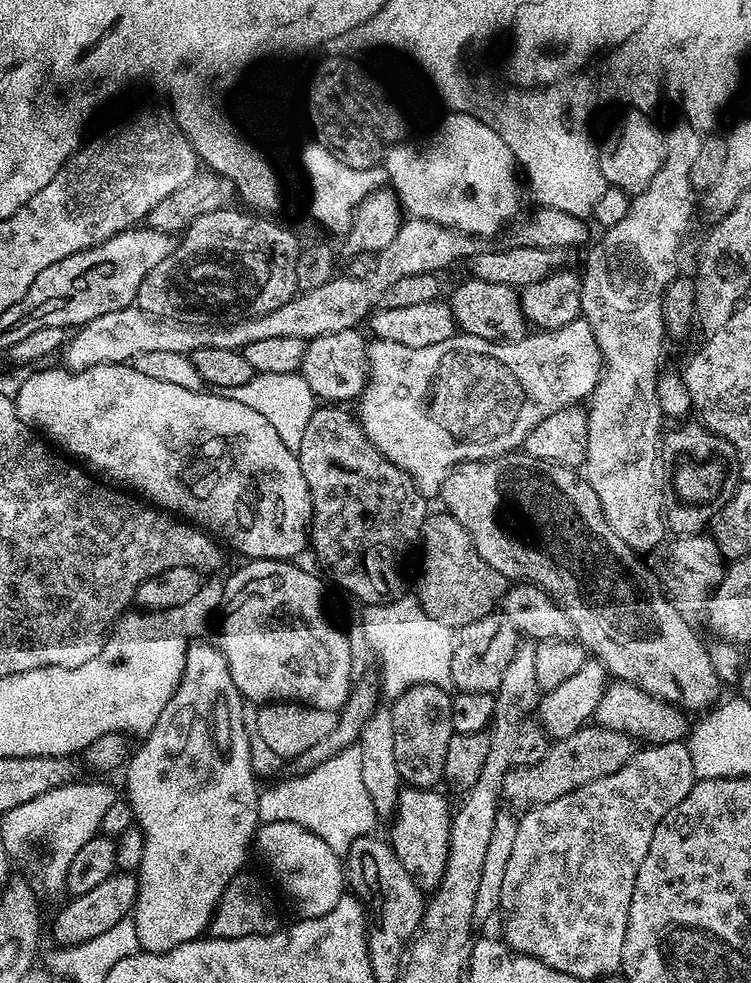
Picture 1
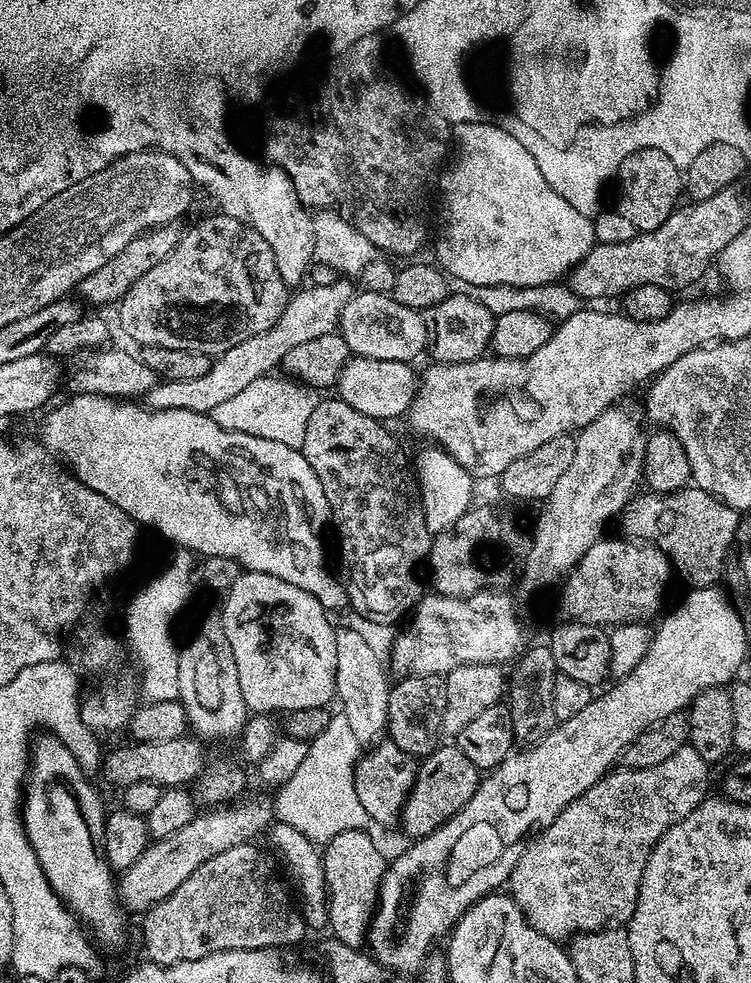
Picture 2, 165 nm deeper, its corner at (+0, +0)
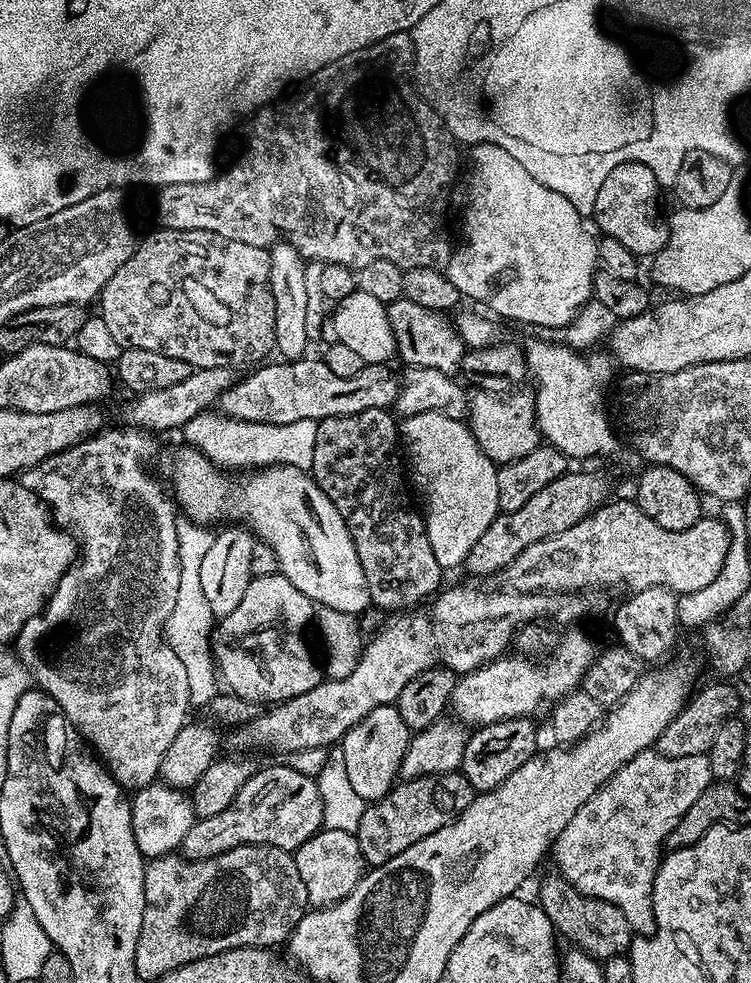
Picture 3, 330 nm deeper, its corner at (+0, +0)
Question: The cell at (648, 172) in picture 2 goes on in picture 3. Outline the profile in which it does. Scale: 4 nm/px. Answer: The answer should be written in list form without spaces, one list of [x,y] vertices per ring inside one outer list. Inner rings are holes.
[[[631,160],[616,166],[602,182],[602,189],[598,190],[593,223],[596,222],[604,236],[618,240],[635,256],[650,258],[664,248],[671,232],[668,219],[660,210],[660,191],[662,186],[656,172],[645,163]]]

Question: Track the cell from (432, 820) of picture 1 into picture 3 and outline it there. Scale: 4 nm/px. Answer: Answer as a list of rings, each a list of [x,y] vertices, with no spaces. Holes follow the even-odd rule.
[[[379,704],[366,714],[366,718],[362,718],[362,722],[348,728],[338,750],[342,754],[342,762],[346,762],[346,775],[350,777],[350,786],[354,786],[358,798],[375,802],[394,787],[413,735],[406,722],[402,722],[402,714],[398,714],[395,704]]]

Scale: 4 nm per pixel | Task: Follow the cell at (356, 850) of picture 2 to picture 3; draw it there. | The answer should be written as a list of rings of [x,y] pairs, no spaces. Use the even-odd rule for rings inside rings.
[[[321,827],[320,831],[296,848],[294,855],[298,874],[302,874],[302,882],[306,882],[309,905],[316,910],[328,908],[346,898],[350,890],[358,886],[366,871],[356,833],[346,830]]]

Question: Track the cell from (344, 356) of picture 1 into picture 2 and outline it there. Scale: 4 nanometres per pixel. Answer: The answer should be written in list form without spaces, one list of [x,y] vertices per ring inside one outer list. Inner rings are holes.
[[[353,355],[340,372],[339,399],[354,406],[354,410],[381,422],[389,422],[395,416],[403,417],[416,396],[418,372],[414,368],[411,363],[402,361],[380,361],[378,358]]]

